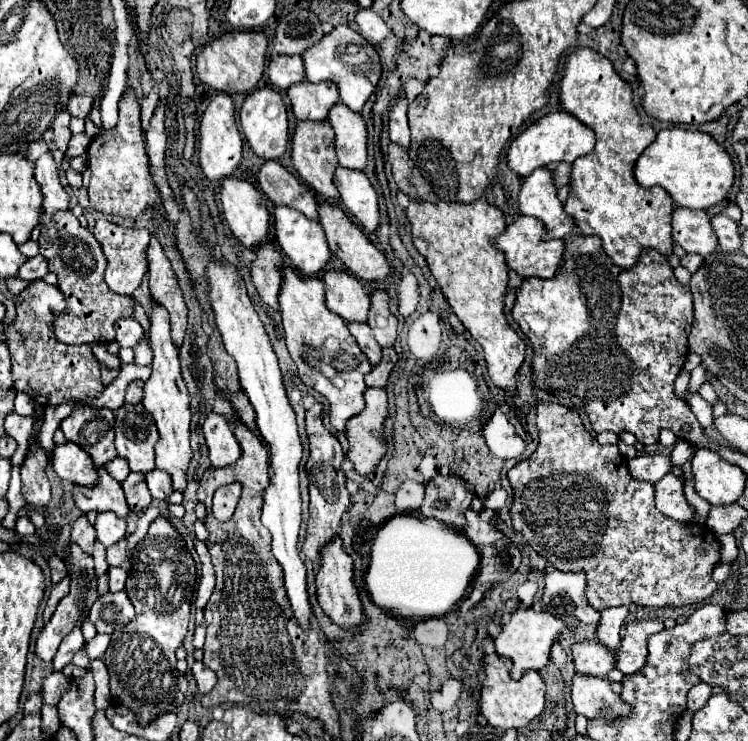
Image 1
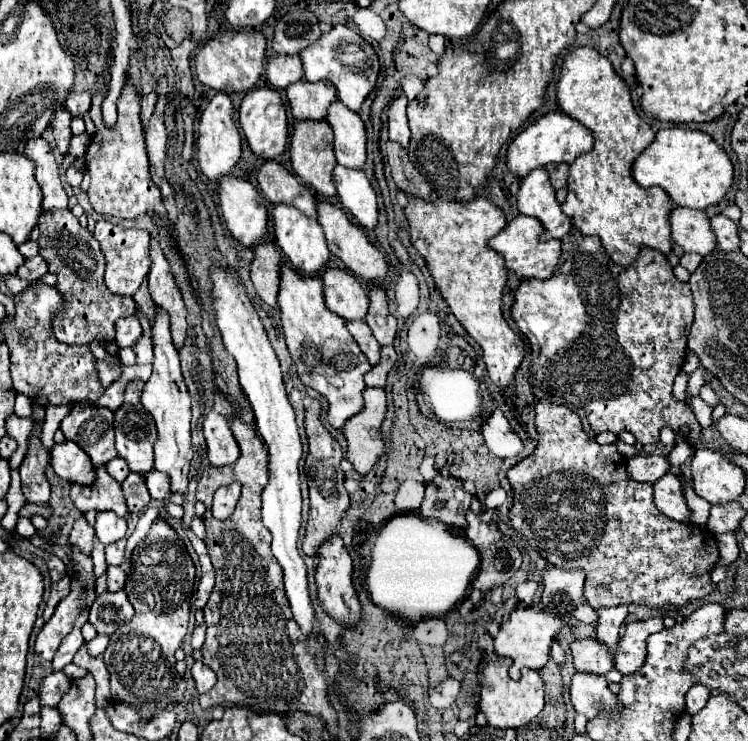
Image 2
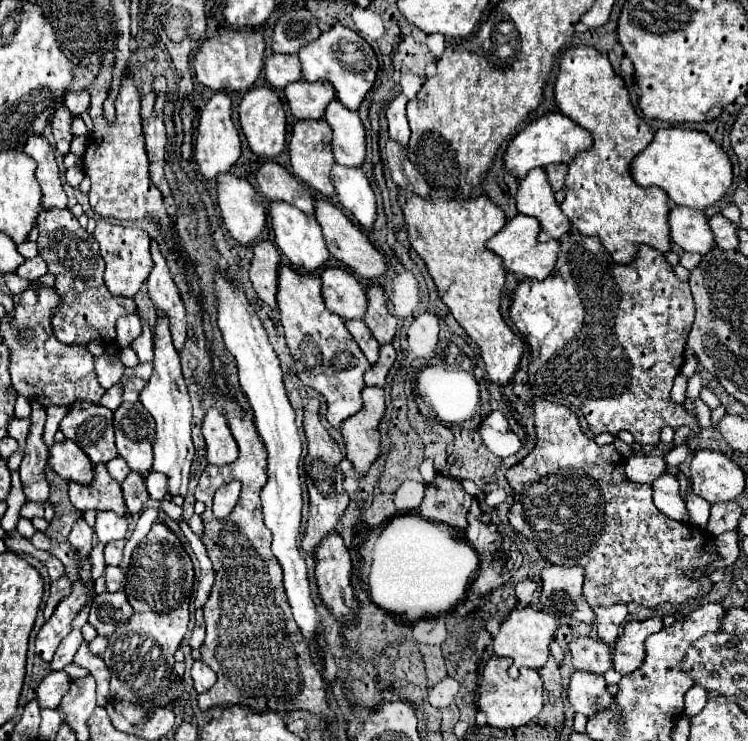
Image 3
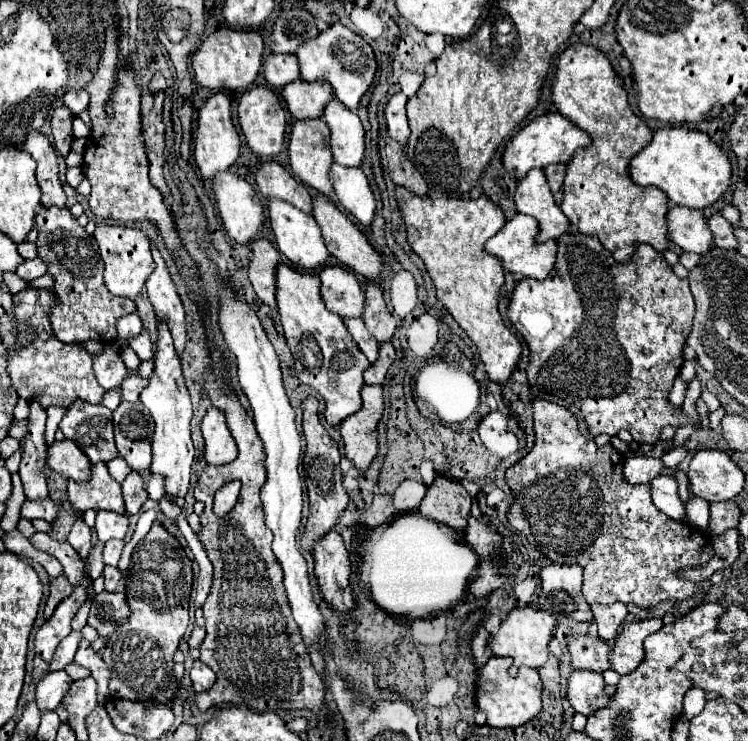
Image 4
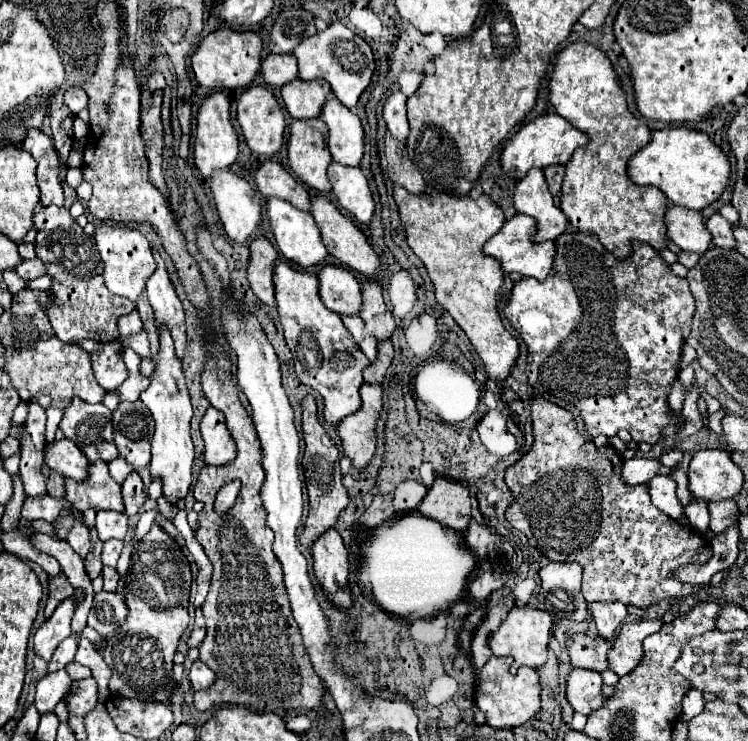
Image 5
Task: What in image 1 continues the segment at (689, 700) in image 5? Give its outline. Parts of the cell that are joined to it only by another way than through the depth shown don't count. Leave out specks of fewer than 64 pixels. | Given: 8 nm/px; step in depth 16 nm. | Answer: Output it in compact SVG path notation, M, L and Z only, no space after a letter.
M696 684L696 686L692 686L692 690L688 692L688 708L696 712L698 708L702 708L706 704L710 694L712 694L712 684Z

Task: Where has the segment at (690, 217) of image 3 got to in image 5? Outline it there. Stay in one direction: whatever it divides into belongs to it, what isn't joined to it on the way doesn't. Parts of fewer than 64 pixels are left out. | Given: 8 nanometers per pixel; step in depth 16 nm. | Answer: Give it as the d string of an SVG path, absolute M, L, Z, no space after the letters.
M670 206L666 212L666 226L668 226L668 240L672 240L684 252L704 254L712 244L712 234L706 228L706 220L702 212Z

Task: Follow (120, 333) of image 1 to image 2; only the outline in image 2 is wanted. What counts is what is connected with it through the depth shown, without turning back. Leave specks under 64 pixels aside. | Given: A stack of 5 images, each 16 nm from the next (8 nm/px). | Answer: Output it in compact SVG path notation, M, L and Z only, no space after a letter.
M134 316L120 318L116 322L116 342L118 342L120 348L134 346L140 336L142 336L142 326L140 326L140 322Z

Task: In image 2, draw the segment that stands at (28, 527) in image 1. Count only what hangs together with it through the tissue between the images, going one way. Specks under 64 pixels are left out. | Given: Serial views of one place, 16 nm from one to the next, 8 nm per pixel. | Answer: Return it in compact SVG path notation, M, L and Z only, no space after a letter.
M19 517L15 530L23 537L31 537L36 533L36 529L31 520L26 517Z

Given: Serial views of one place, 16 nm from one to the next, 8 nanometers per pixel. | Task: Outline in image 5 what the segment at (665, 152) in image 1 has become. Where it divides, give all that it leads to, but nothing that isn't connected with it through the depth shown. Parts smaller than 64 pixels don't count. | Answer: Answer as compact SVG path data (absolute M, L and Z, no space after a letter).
M662 128L656 130L652 134L652 140L648 142L648 146L644 146L640 152L636 152L636 156L630 158L628 162L628 176L634 180L634 184L638 186L656 186L660 188L668 200L676 206L686 206L692 210L702 210L706 206L710 206L712 202L716 202L722 192L726 190L728 182L730 182L730 162L728 156L720 150L720 146L716 146L708 134L698 132L698 130L688 130L688 128Z

